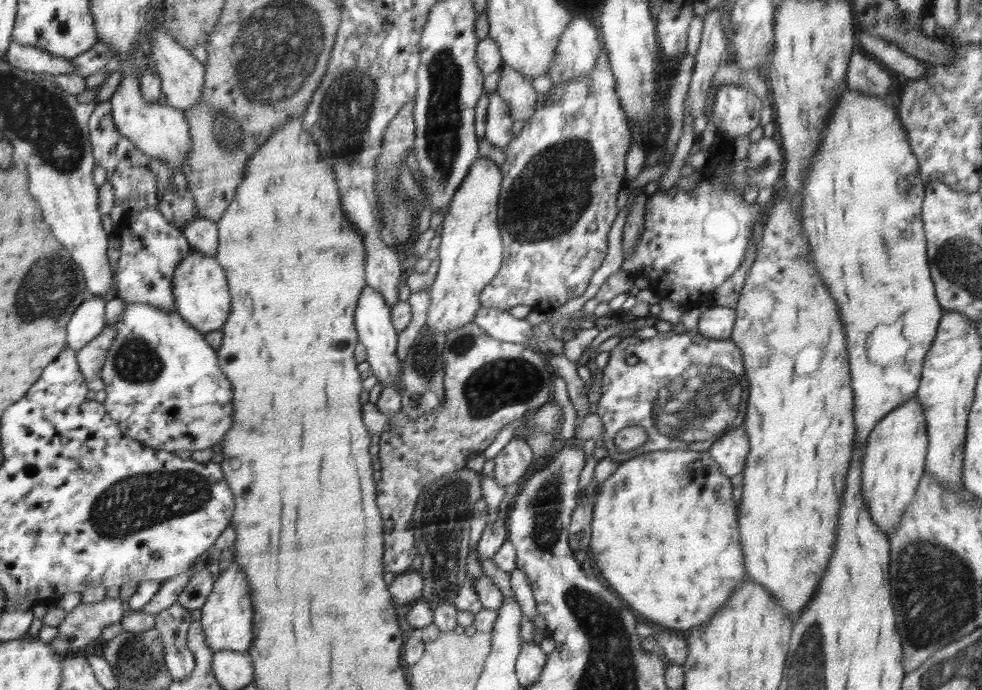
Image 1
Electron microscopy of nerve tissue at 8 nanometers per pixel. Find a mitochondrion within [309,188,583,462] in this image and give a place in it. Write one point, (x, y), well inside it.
(492, 388)

